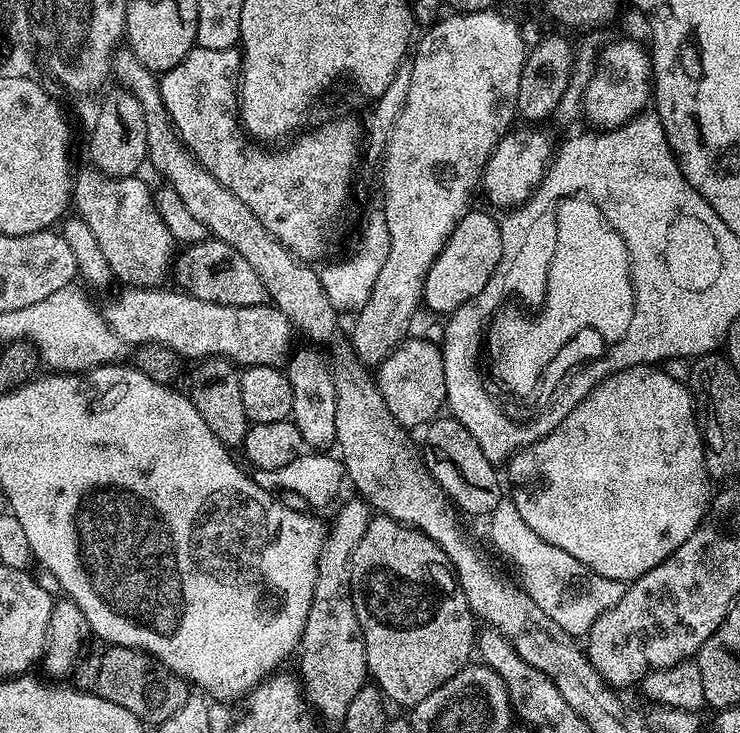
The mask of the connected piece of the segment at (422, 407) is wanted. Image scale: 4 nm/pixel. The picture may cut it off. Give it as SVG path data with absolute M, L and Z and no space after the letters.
M405 339L404 343L399 344L380 361L374 372L376 384L380 387L380 393L390 414L394 414L396 423L405 430L413 430L412 428L416 427L419 429L437 419L447 398L441 349L428 340L412 339Z

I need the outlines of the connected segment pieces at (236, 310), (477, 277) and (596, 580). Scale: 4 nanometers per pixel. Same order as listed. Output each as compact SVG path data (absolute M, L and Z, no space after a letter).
M129 287L109 308L103 309L103 316L124 346L153 343L168 347L177 357L189 356L192 362L223 358L231 360L233 365L249 368L287 365L294 352L294 329L282 310L268 302L258 306L222 306L218 302L202 302L202 298L187 290L168 287Z
M468 211L460 219L458 226L454 226L434 266L430 266L430 274L426 274L424 283L423 298L423 303L426 308L428 304L430 311L451 314L458 306L477 296L494 274L498 262L505 259L502 254L500 220L492 217L491 211L488 212Z
M501 498L498 506L488 513L488 536L493 544L516 566L520 571L520 578L524 591L542 606L542 611L549 618L554 618L566 634L577 638L587 637L588 631L594 622L610 606L622 598L626 587L625 581L614 578L602 578L590 566L578 562L574 554L566 554L566 550L558 550L558 546L550 546L546 538L538 538L526 522L522 522L522 514L518 514L516 503L510 498Z

